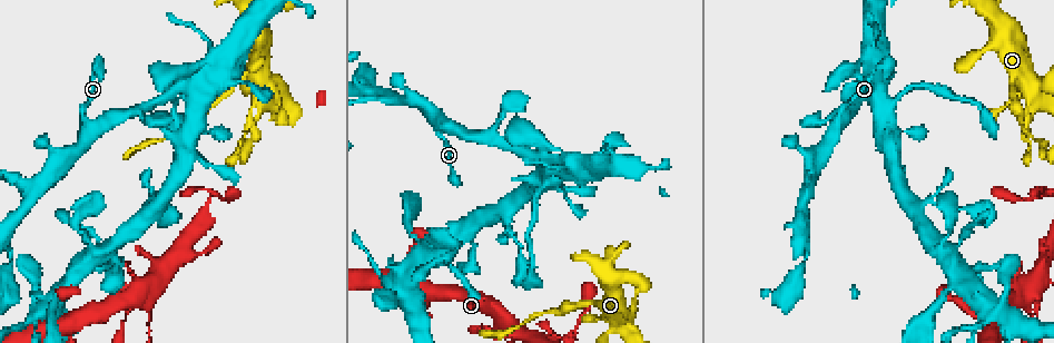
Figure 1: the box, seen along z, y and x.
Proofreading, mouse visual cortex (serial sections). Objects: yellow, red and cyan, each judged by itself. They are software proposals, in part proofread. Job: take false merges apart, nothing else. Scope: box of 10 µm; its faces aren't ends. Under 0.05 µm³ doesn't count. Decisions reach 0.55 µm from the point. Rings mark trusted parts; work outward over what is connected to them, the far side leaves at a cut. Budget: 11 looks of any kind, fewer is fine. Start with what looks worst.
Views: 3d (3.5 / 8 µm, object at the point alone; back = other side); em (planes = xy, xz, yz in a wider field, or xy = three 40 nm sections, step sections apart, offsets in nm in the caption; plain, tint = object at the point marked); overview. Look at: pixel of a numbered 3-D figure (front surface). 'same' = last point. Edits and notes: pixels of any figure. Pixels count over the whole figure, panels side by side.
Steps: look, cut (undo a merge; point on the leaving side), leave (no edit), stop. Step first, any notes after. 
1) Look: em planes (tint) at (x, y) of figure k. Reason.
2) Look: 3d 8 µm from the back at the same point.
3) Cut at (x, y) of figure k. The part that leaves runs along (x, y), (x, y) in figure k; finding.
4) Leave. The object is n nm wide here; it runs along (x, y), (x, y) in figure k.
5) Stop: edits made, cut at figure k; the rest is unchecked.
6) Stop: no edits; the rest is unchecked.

Look: 3d 8 µm at (1026, 311) of figure 1. Sharp bend.

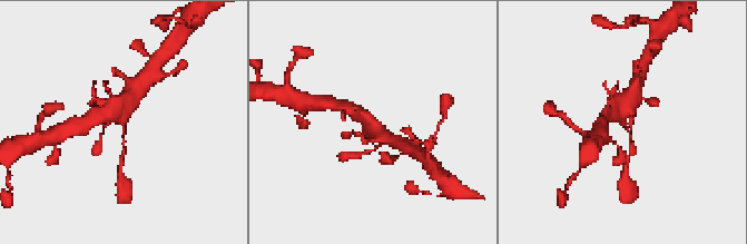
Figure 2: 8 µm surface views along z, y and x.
Look: 3d 3.5 µm at the same point.

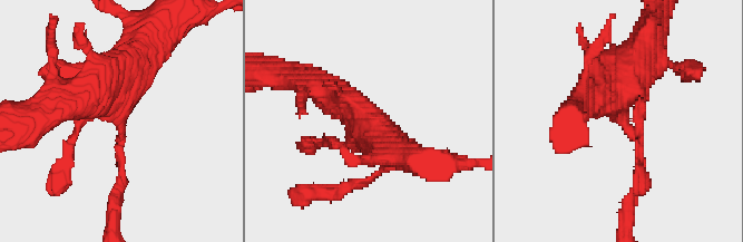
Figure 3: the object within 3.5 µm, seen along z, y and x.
Look: em xy step 5 (tint) at (620, 119) of figure 3.

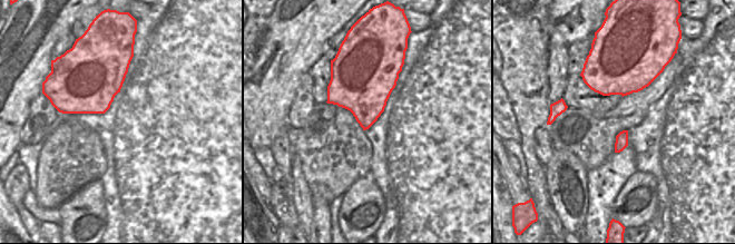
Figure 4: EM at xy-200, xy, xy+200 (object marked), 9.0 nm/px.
Leave. It runs along (76, 102), (106, 92), (120, 115), (120, 191) in figure 3; all the same cell.

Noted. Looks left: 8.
Look: em xy step 5 (tint) at (618, 327) of figure 1.

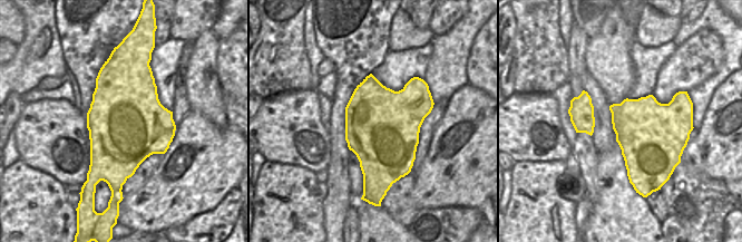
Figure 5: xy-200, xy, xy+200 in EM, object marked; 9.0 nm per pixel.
Look: 3d 3.5 µm at the same point. Wider look.

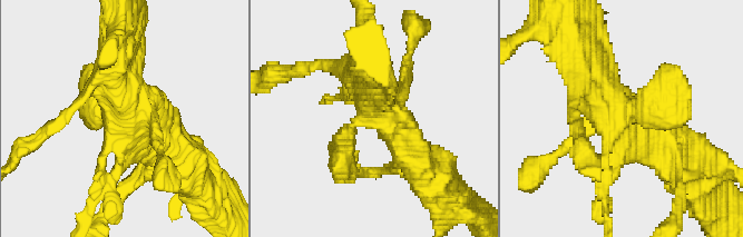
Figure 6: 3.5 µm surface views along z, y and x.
Leave. It runs along (574, 58), (616, 120), (665, 147) in figure 6; continuous, no second cell.

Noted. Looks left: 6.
Look: em xy step 2 (tint) at (194, 90) of figure 1. Three-way junction.

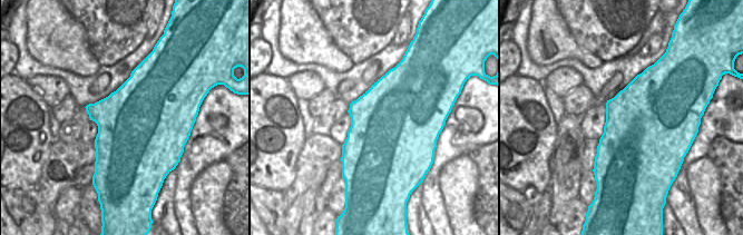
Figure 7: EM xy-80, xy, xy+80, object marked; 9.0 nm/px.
Look: 3d 3.5 µm from the back at the same point. See where the arms go.

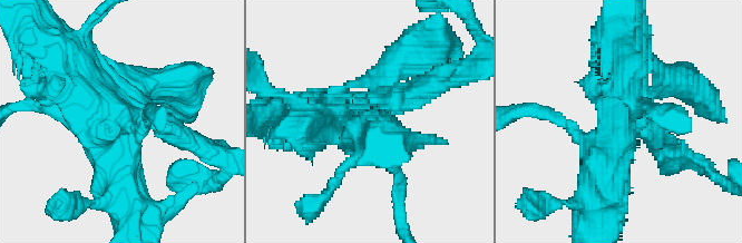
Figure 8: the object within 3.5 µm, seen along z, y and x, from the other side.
Leave. The arms are 300, 500, 600 nm wide; all the same cell.

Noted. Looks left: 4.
Look: 3d 3.5 µm at (457, 235) of figure 1. A narrow waist.

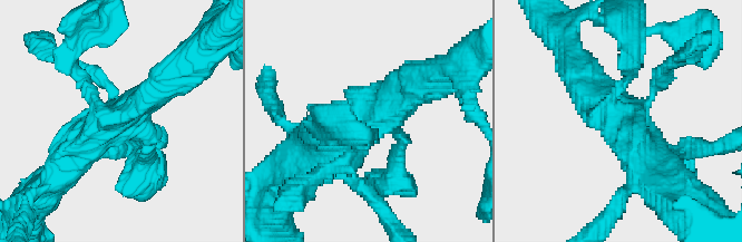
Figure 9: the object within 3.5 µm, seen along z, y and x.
Look: em xy step 1 (tint) at (115, 119) of figure 9. Need the tissue.

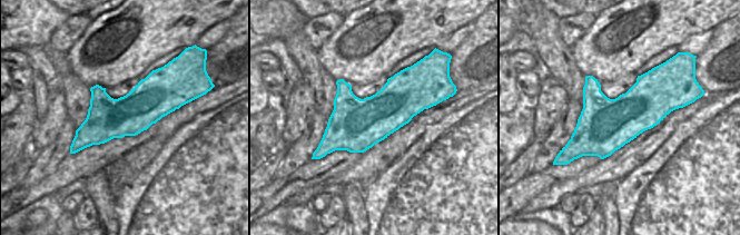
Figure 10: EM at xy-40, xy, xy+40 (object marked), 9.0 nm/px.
Look: em xy step 5 (tint) at the same point.

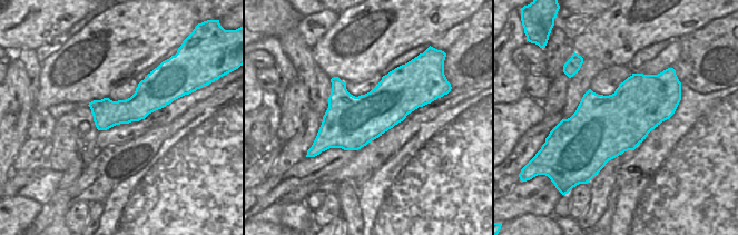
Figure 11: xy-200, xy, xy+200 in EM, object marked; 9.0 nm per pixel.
Leave. It runs along (169, 81), (107, 123), (67, 171) in figure 9; continuous, no second cell.

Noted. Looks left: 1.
Stop: no edits; the rest is unchecked.

